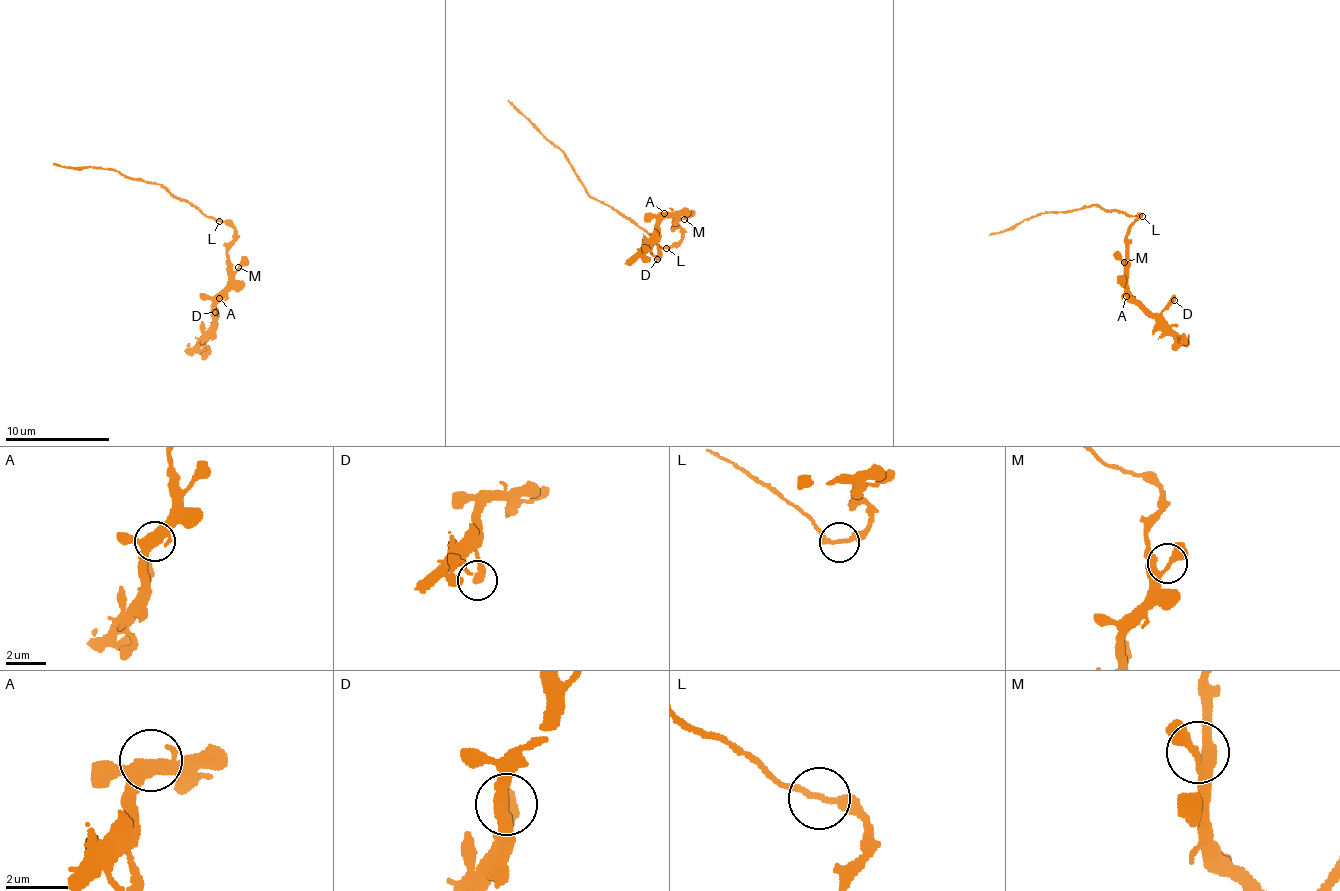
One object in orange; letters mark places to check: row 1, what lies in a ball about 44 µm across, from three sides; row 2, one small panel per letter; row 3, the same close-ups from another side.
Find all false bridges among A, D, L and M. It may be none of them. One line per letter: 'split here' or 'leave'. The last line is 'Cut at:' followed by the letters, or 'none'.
A: leave
D: leave
L: split here
M: leave
Cut at: L

